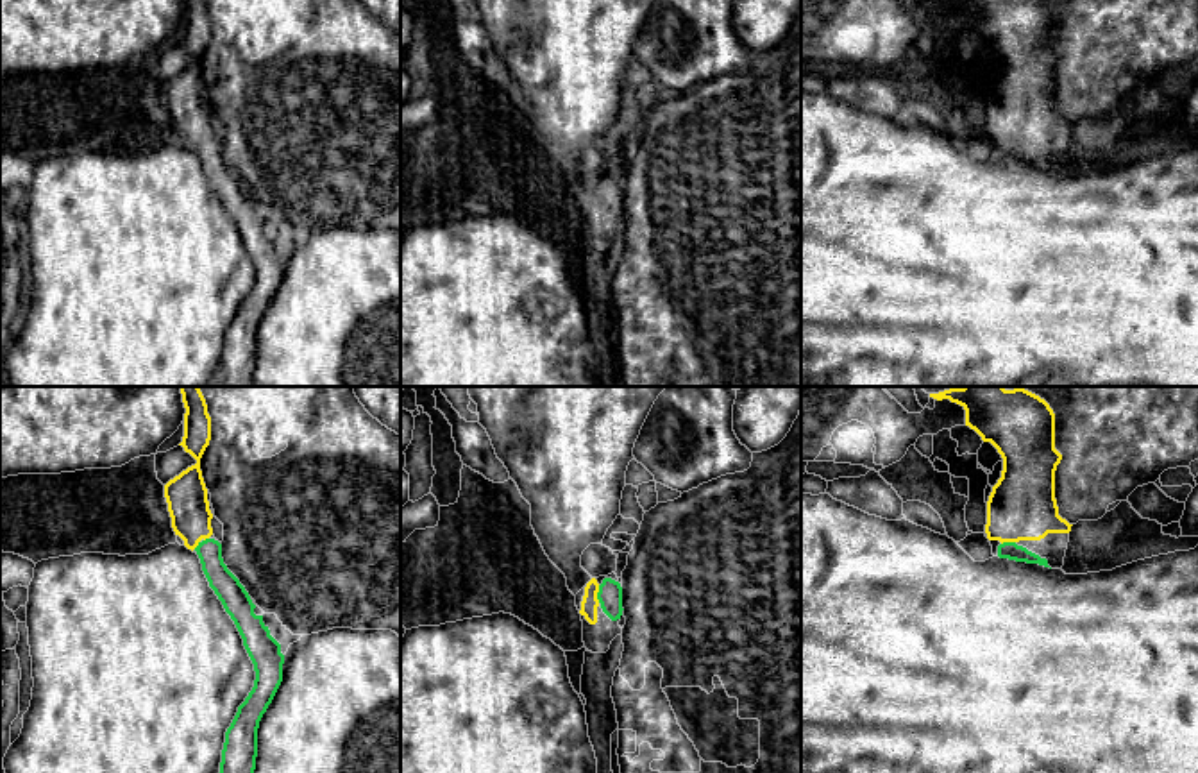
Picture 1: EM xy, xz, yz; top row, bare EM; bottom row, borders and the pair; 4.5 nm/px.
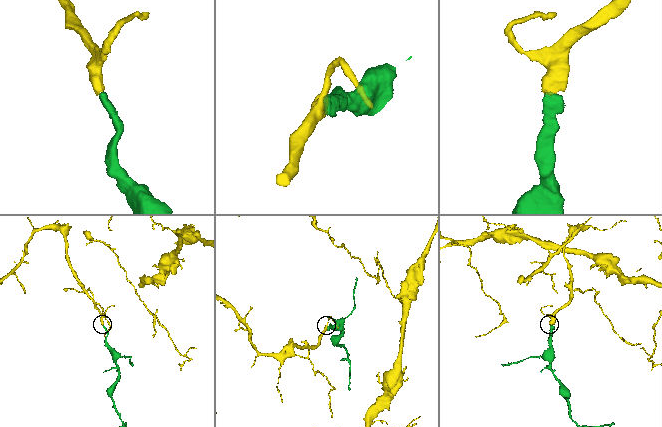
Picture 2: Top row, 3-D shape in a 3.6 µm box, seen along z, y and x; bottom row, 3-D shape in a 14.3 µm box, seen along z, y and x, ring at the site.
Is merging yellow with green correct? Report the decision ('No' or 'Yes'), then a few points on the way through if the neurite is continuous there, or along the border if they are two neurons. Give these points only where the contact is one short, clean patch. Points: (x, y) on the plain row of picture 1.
Yes. Path across: xz (589, 204), (596, 194), (610, 192)

